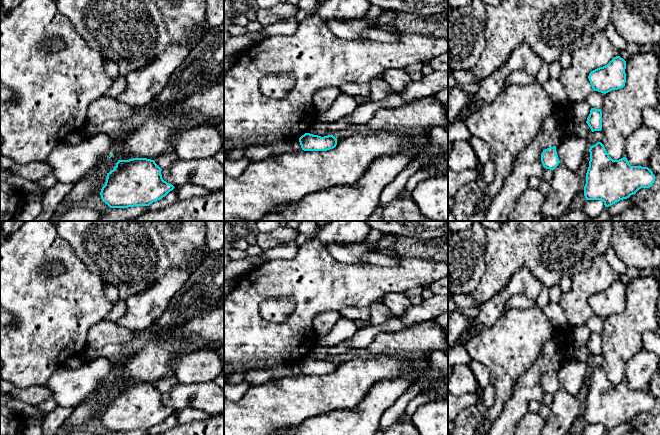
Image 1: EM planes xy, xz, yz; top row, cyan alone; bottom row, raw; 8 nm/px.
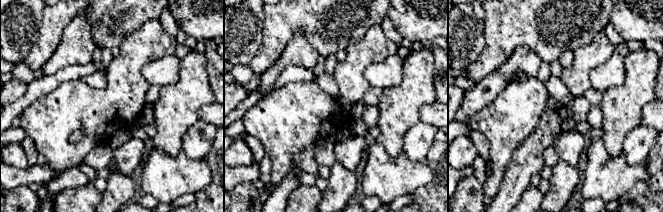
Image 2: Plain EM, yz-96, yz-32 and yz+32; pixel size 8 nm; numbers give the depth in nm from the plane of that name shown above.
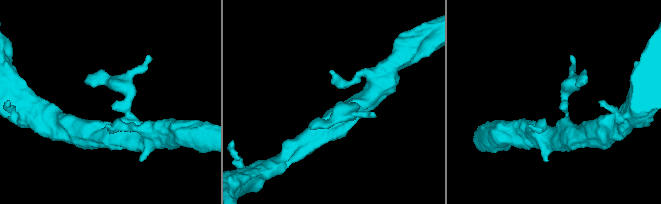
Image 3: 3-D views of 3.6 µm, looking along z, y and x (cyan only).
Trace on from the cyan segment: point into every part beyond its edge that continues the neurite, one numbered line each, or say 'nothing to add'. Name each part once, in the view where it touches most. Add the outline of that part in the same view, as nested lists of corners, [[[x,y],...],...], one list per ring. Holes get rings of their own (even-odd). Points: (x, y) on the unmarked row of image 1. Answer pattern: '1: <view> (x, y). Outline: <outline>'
nothing to add

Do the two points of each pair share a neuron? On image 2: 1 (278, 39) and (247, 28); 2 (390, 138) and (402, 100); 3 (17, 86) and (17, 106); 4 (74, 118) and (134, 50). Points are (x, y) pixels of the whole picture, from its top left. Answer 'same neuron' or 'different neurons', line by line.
1: different neurons
2: same neuron
3: different neurons
4: same neuron

